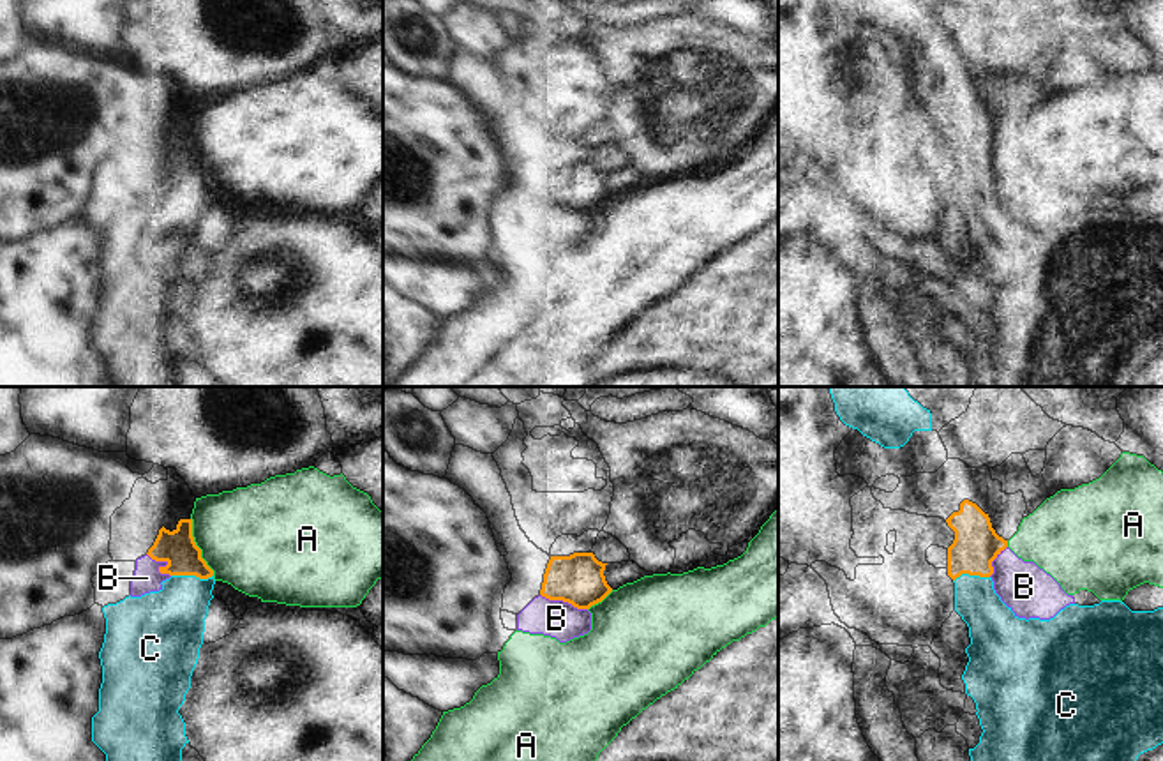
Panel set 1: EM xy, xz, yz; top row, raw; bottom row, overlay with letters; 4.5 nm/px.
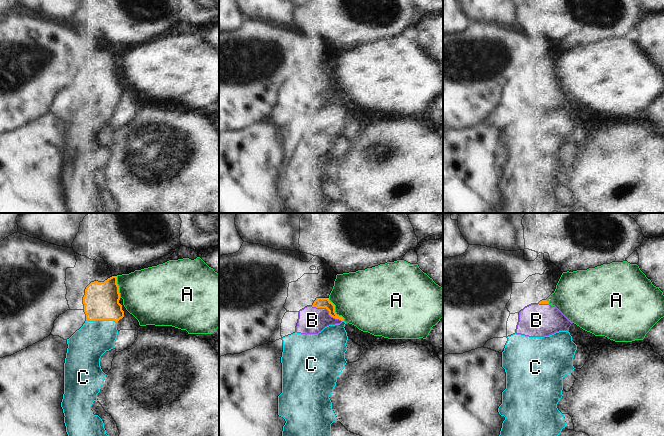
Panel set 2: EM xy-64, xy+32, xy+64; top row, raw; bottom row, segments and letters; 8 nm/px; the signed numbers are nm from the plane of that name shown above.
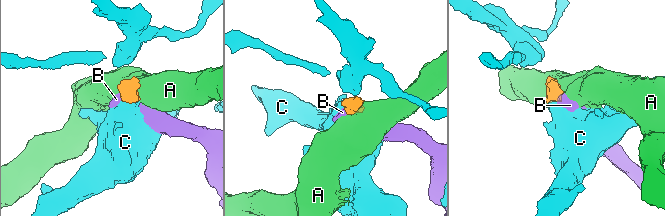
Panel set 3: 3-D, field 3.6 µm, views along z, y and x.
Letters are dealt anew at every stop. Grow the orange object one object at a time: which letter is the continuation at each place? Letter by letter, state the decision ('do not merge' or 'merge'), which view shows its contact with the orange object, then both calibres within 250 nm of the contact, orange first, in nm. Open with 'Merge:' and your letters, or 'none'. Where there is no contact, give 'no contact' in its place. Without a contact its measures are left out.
Merge: C
A: do not merge | xy | 160/460 nm
B: do not merge | xy | 160/130 nm
C: merge | xy | 160/320 nm

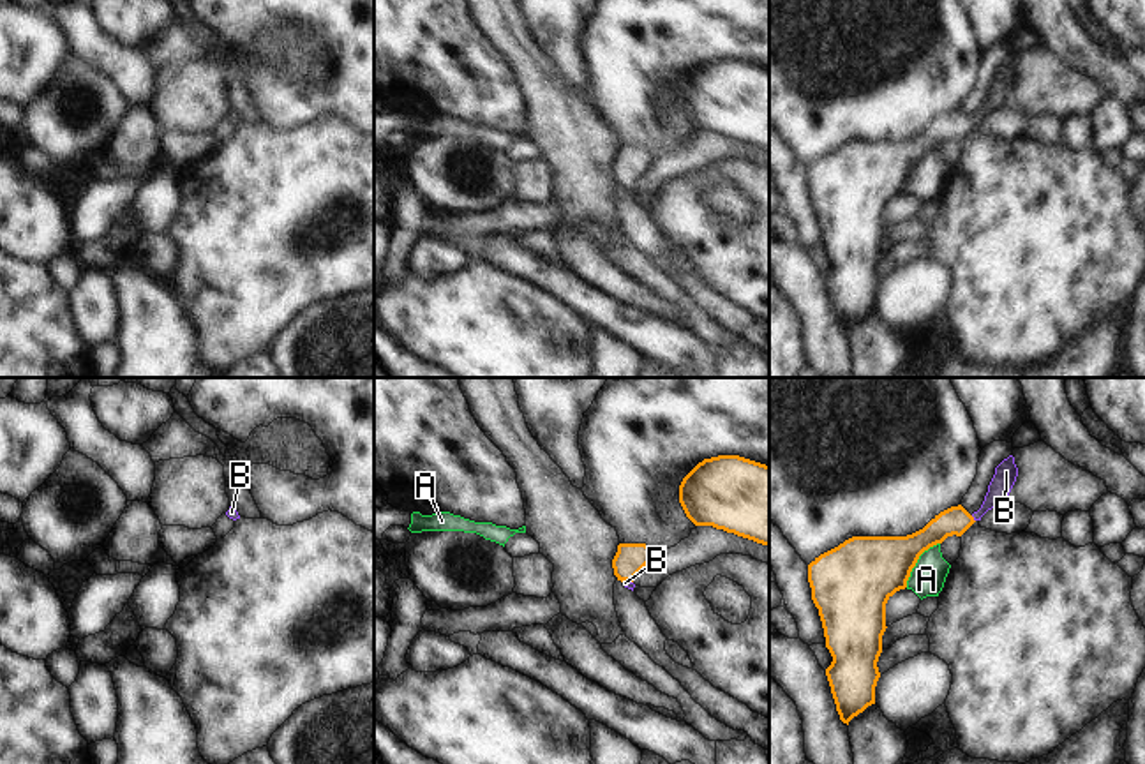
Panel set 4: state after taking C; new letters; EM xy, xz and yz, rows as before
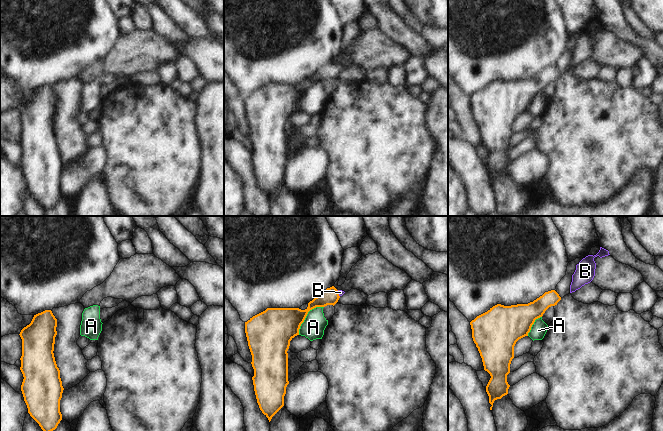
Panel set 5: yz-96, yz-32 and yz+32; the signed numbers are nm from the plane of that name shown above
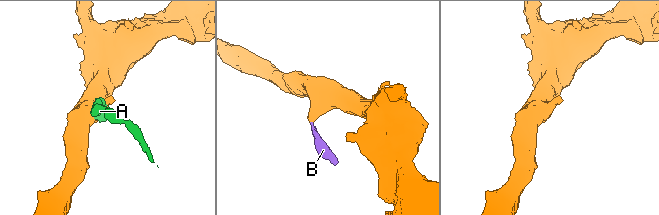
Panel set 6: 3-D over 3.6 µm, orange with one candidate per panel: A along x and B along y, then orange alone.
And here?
Merge: B
A: do not merge | yz | 320/160 nm
B: merge | yz | 130/100 nm

